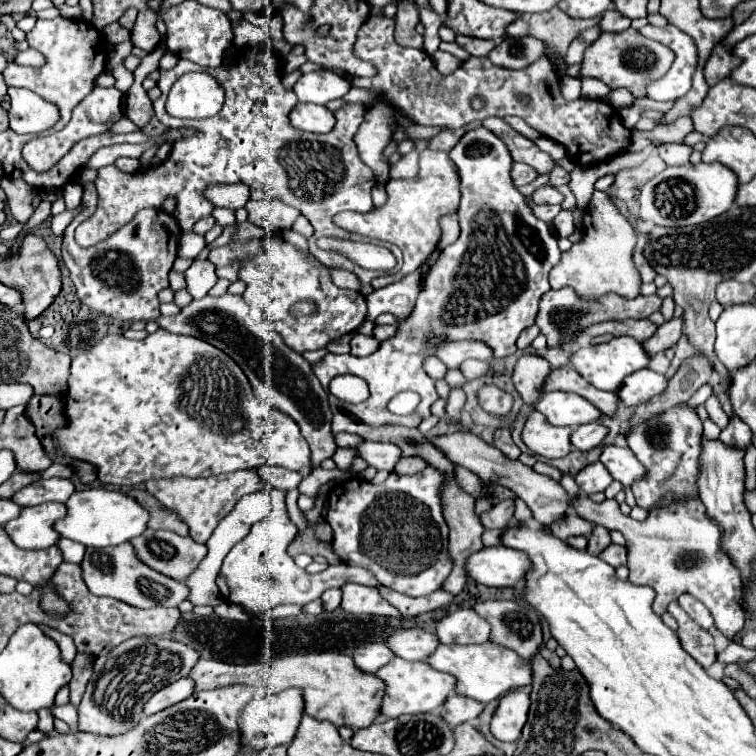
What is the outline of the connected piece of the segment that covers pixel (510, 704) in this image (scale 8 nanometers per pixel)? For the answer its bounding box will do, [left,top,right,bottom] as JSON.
[491,691,529,741]

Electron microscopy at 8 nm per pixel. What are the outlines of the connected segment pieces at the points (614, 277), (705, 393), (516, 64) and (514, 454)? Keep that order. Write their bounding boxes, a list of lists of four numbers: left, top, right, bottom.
[[549,191,641,299],[687,385,713,409],[489,37,547,69],[493,429,521,461]]

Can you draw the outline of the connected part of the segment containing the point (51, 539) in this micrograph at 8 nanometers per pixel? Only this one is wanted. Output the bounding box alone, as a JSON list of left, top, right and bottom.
[5,503,67,549]

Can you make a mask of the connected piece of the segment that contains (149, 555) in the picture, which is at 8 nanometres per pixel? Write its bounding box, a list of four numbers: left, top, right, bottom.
[131,529,207,581]

